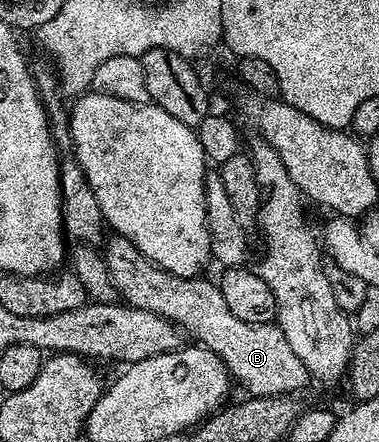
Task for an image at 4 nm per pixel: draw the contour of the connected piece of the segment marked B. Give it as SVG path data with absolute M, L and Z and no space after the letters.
M114 235L105 242L104 256L106 259L106 271L110 275L110 282L117 287L119 298L133 309L152 311L172 324L178 326L187 338L193 339L203 349L211 349L213 353L220 355L222 362L230 368L230 376L247 389L250 397L281 397L294 395L306 384L311 384L310 372L300 361L296 351L292 351L291 344L284 337L284 331L277 323L244 323L244 319L236 319L228 303L224 303L224 295L217 284L210 281L202 281L201 276L177 277L160 266L154 265L142 254L128 239Z

